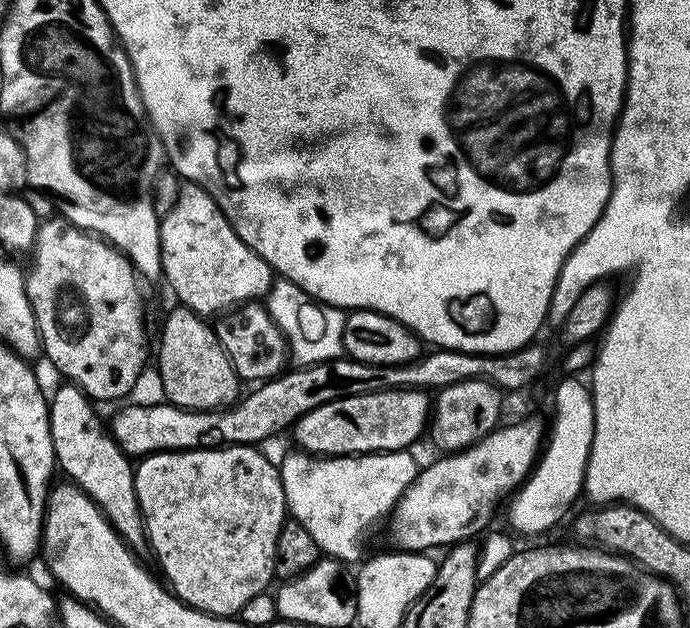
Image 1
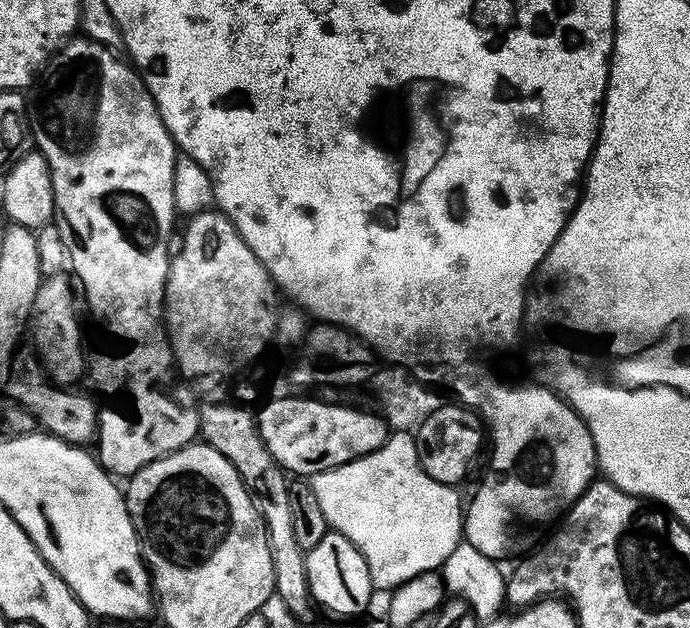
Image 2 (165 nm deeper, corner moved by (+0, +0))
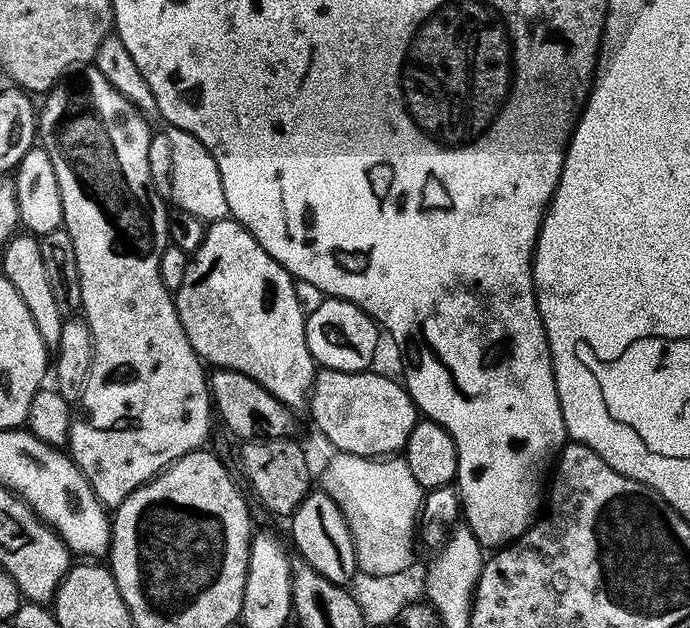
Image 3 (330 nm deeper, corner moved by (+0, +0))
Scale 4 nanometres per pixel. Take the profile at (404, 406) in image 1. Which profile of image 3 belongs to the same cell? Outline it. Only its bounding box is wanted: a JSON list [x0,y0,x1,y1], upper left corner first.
[210,368,293,441]

